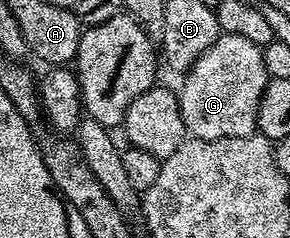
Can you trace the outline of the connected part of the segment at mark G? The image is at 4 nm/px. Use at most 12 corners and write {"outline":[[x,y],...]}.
{"outline":[[221,33],[183,75],[185,131],[257,133],[264,51]]}

